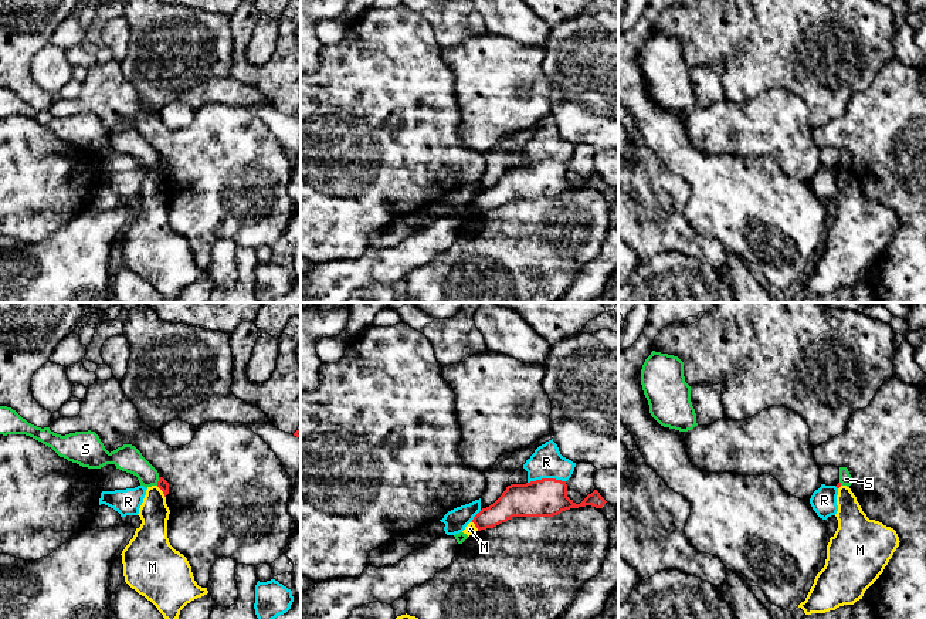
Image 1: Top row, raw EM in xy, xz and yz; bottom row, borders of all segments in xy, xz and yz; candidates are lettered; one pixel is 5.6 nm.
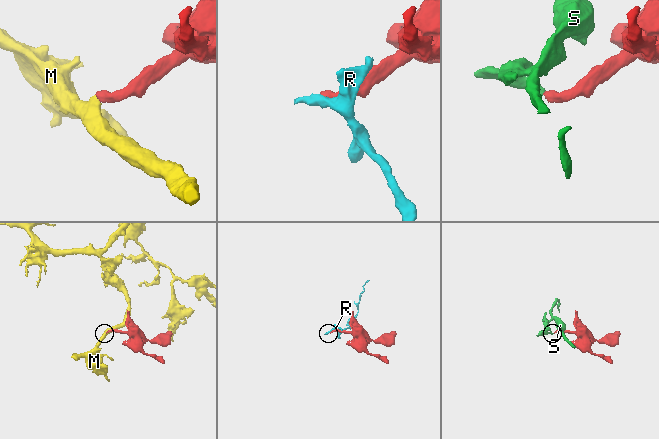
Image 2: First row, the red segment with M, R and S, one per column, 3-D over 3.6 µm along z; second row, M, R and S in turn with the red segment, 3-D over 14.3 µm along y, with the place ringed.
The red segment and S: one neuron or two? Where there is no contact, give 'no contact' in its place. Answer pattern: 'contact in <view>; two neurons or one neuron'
contact in xy; two neurons

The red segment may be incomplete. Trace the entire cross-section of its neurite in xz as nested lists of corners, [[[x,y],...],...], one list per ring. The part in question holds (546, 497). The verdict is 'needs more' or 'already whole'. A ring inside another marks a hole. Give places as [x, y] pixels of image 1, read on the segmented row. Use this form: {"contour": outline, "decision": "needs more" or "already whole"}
{"contour": [[[542,478],[526,484],[511,484],[489,507],[472,520],[478,531],[493,528],[512,517],[553,517],[570,508],[591,505],[601,508],[607,501],[597,490],[580,504],[567,497],[566,481]]], "decision": "already whole"}

